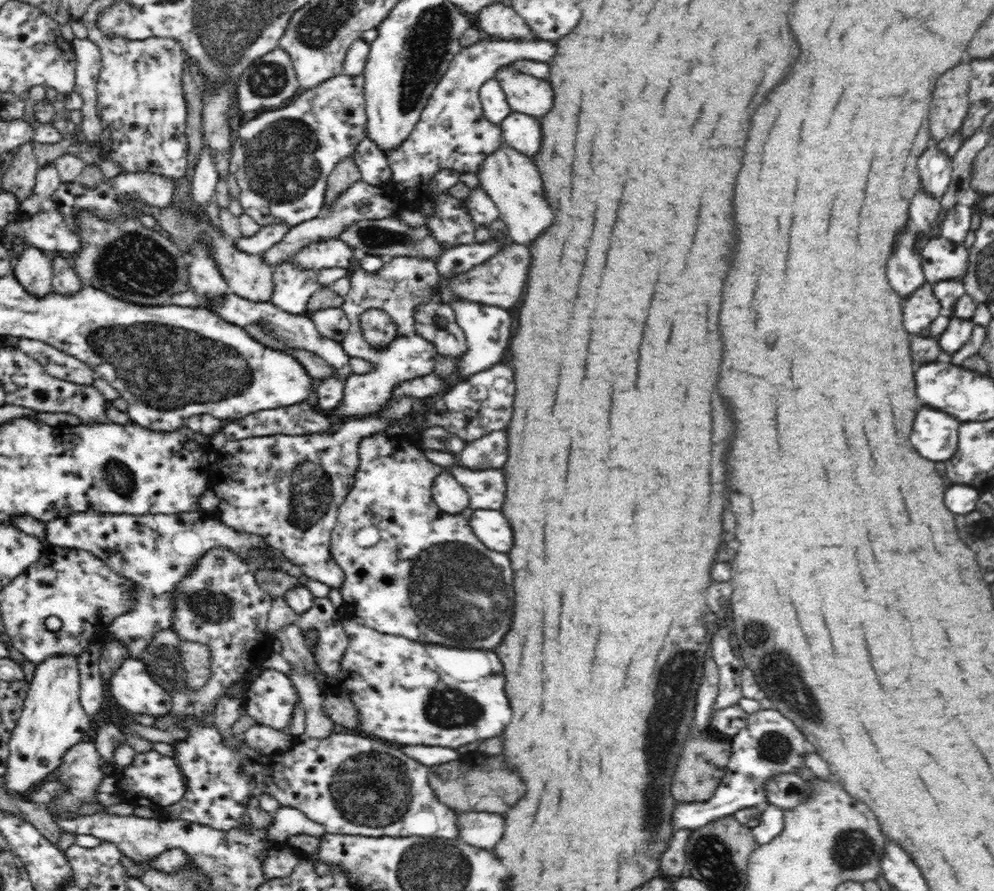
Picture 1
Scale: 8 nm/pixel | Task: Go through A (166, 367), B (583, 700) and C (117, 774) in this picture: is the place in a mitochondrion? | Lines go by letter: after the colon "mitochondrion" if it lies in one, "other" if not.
A: mitochondrion
B: other
C: other

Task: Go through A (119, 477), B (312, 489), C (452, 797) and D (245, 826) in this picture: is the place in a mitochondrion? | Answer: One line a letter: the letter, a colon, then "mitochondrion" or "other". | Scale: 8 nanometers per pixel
A: mitochondrion
B: mitochondrion
C: other
D: other

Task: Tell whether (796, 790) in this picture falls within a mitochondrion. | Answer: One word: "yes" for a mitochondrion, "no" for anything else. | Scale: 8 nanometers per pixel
yes

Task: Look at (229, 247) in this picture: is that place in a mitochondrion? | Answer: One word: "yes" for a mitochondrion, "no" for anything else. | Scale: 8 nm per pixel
no

